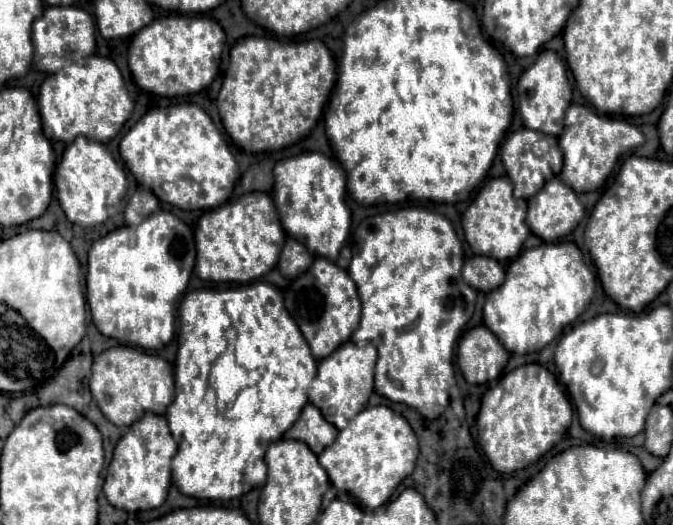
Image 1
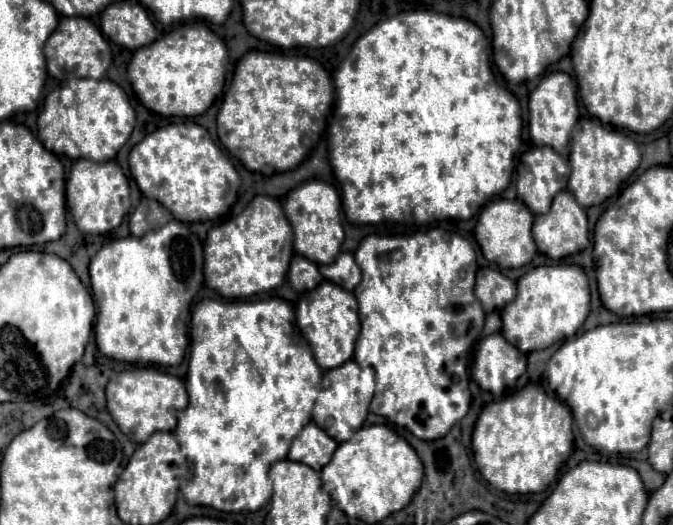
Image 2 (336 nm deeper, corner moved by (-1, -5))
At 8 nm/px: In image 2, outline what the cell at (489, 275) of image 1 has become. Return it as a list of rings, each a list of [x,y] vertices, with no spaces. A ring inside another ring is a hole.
[[[482,267],[476,273],[476,299],[484,311],[500,311],[516,295],[516,283],[502,275],[498,269]]]

